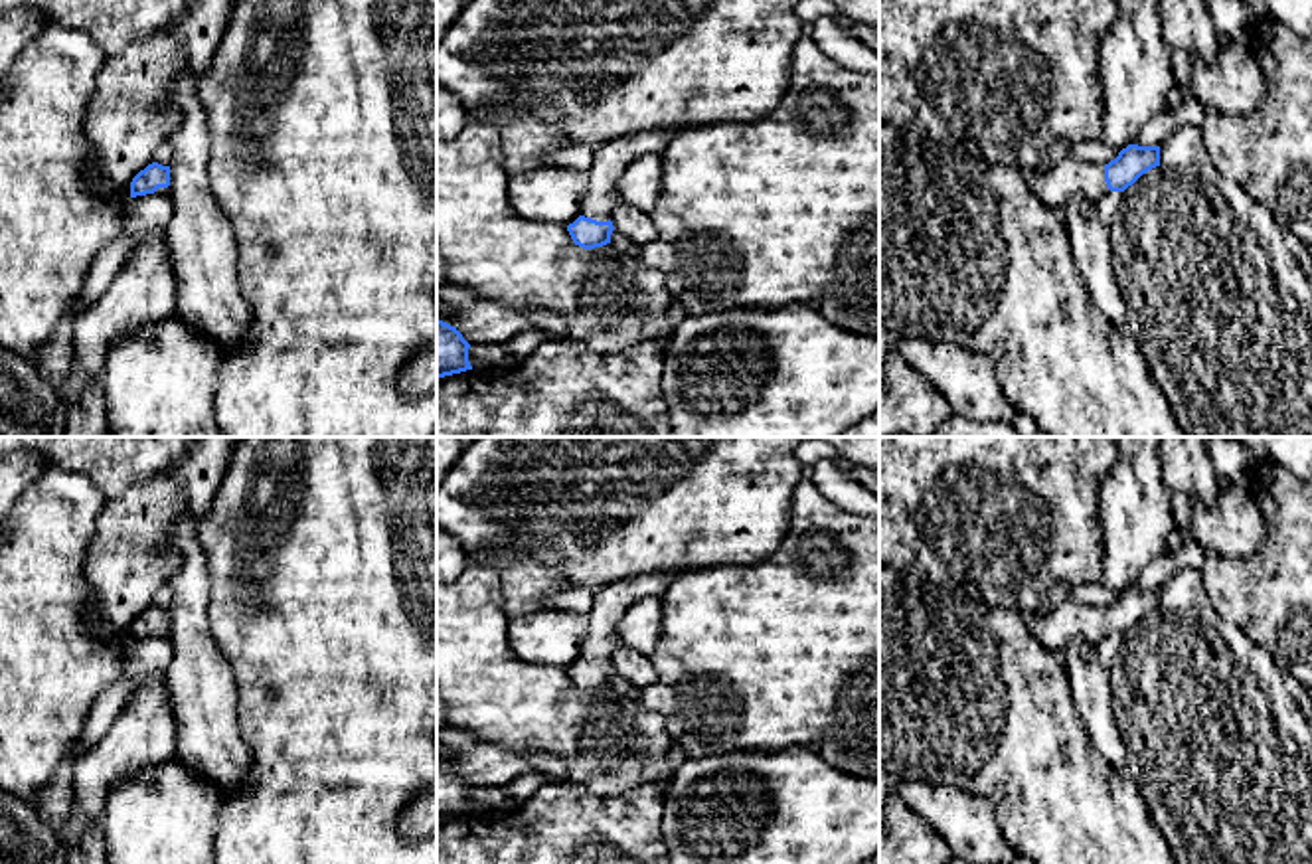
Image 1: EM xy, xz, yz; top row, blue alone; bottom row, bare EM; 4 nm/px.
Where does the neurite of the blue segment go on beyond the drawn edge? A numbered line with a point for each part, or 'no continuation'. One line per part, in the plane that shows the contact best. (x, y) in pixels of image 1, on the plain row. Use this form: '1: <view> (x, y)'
1: xz (611, 602)

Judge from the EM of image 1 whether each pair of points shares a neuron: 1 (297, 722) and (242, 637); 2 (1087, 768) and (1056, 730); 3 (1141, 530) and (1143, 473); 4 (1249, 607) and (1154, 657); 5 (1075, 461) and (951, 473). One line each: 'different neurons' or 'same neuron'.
1: same neuron
2: same neuron
3: same neuron
4: different neurons
5: same neuron

